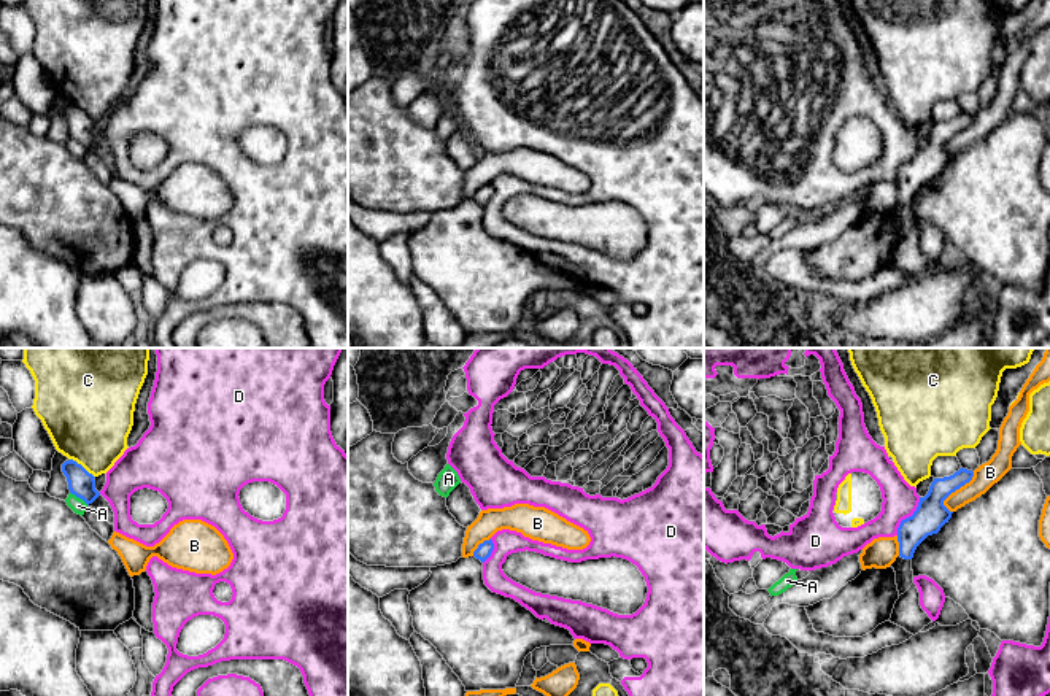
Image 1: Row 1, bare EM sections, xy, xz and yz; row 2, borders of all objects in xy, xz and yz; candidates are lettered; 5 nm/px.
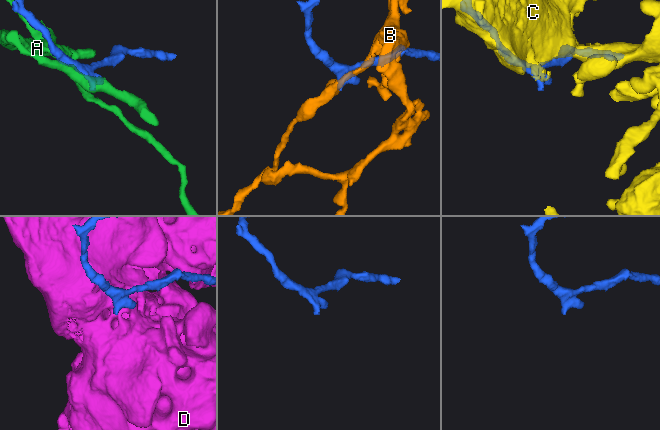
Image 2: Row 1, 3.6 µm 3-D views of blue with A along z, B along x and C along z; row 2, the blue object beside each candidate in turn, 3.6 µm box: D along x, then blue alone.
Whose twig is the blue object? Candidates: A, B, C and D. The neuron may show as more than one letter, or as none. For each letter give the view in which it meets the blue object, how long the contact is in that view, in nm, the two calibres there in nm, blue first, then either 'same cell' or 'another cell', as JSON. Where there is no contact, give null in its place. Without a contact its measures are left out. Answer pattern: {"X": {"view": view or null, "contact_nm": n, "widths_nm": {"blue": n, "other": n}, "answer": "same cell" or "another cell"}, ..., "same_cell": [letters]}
{"A": {"view": "xy", "contact_nm": 120, "widths_nm": {"blue": 140, "other": 80}, "answer": "another cell"}, "B": {"view": "yz", "contact_nm": 240, "widths_nm": {"blue": 160, "other": 120}, "answer": "another cell"}, "C": {"view": "xy", "contact_nm": 160, "widths_nm": {"blue": 140, "other": 420}, "answer": "another cell"}, "D": {"view": "yz", "contact_nm": 220, "widths_nm": {"blue": 160, "other": 180}, "answer": "another cell"}, "same_cell": []}

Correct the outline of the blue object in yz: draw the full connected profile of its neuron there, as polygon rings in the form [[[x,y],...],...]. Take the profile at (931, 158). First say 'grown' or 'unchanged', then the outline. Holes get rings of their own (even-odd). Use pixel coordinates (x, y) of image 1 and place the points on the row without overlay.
grown; [[[959,113],[950,121],[934,122],[925,141],[920,141],[918,151],[912,160],[901,165],[898,172],[899,200],[891,208],[896,216],[896,229],[899,240],[913,227],[912,202],[917,191],[948,167],[952,157],[944,145],[969,127],[974,121],[972,114]]]

